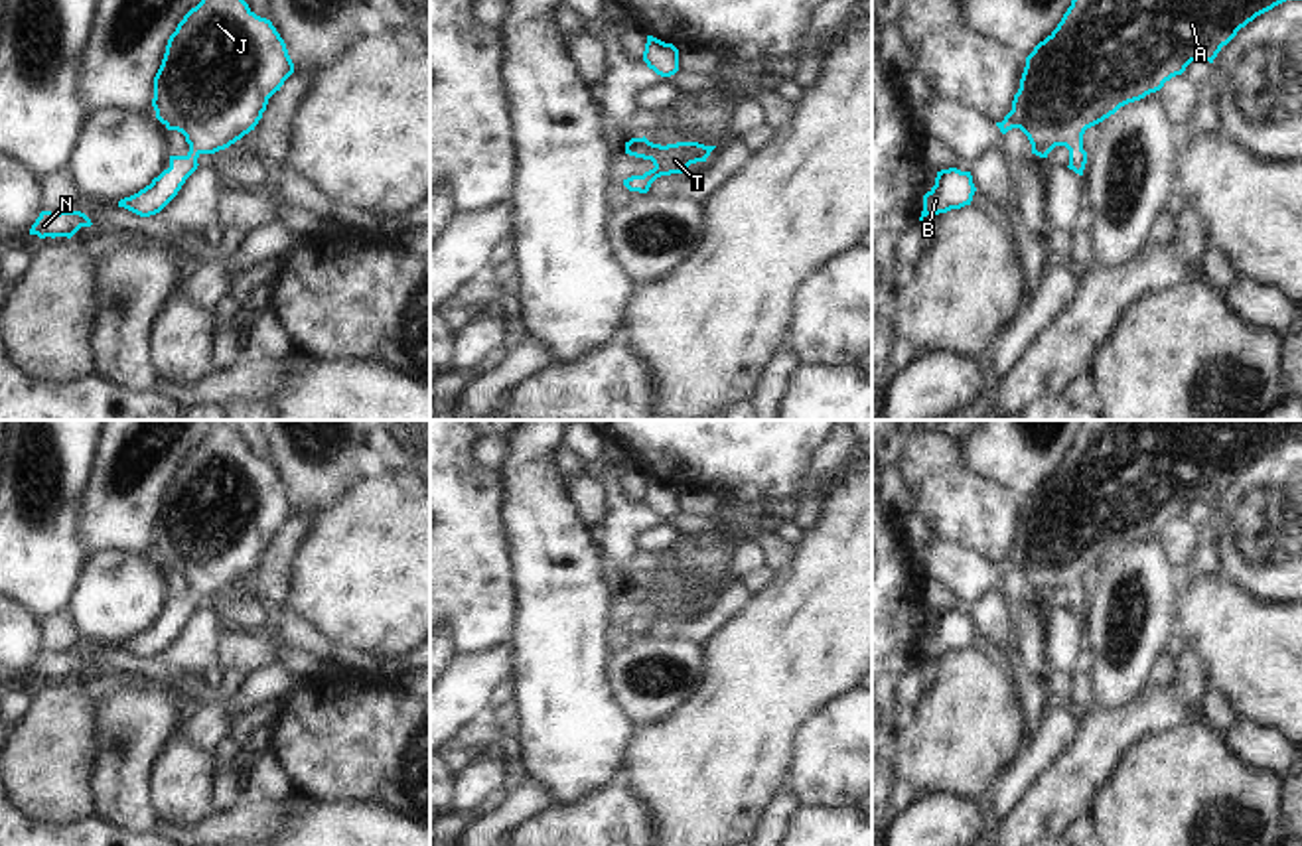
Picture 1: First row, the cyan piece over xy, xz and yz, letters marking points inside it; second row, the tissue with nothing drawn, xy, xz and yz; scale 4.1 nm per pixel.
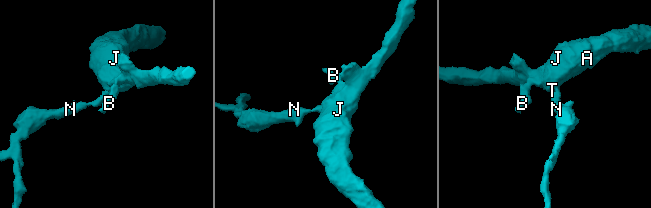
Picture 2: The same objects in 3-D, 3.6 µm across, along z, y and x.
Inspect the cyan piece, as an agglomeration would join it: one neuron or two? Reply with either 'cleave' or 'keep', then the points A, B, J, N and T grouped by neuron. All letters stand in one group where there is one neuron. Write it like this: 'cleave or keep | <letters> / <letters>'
keep | A B J N T

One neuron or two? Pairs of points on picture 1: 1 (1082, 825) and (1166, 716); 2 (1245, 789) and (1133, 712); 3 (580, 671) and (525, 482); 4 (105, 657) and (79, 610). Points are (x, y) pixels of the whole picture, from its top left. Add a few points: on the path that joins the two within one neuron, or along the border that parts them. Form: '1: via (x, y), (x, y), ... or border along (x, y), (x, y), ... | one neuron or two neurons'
1: border along (1085, 811), (1066, 825) | two neurons
2: border along (1192, 716), (1172, 728), (1143, 734), (1121, 758) | two neurons
3: via (559, 624), (559, 576), (545, 561), (545, 529) | one neuron
4: border along (81, 637), (117, 647) | two neurons

